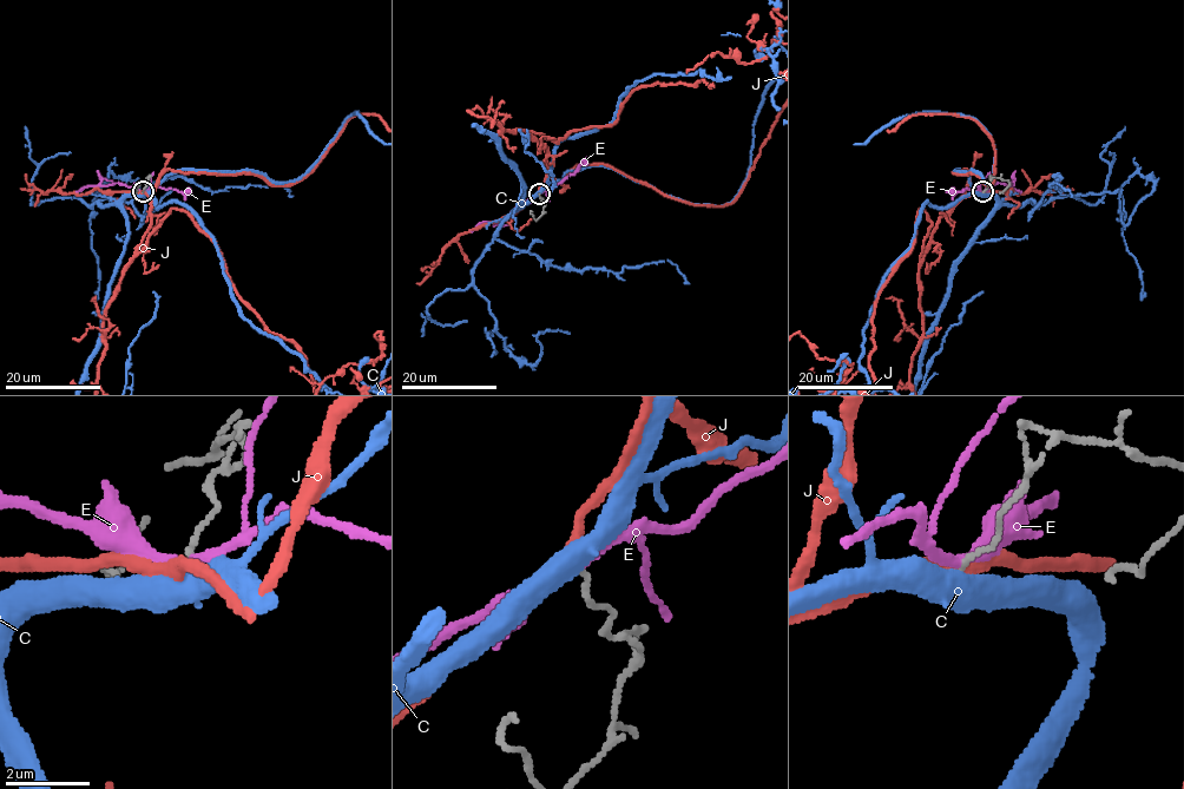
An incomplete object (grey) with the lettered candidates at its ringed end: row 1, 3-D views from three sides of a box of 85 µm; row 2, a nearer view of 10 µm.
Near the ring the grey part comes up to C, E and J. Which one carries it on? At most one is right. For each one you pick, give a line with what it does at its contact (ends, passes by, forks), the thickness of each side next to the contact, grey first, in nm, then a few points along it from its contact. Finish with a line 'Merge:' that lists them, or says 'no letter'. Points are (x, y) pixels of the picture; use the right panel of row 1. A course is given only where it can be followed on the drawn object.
J: it passes by; 110 nm thick on the grey side, 300 nm on the other
Merge: J

